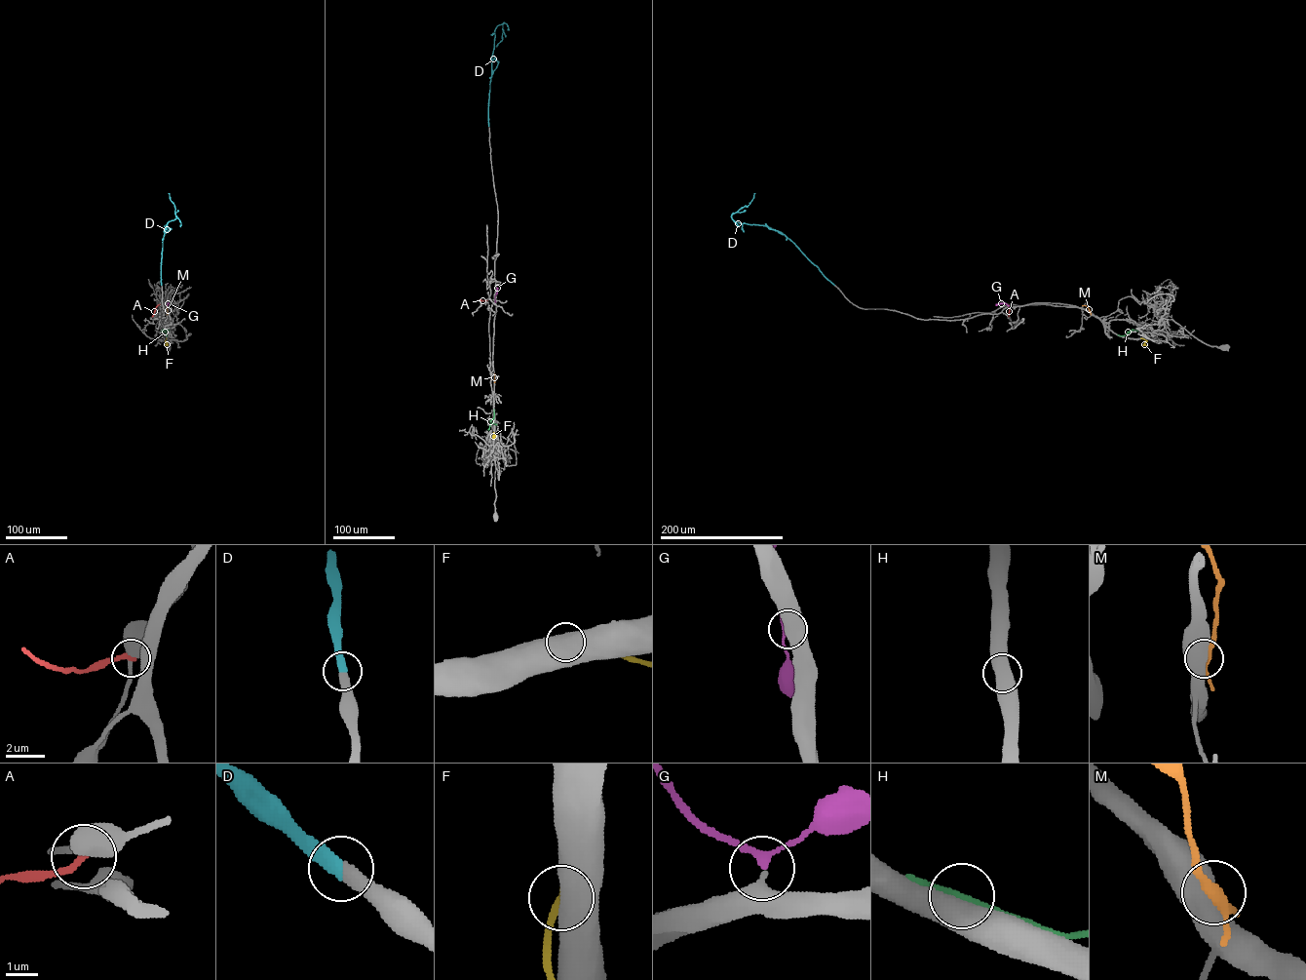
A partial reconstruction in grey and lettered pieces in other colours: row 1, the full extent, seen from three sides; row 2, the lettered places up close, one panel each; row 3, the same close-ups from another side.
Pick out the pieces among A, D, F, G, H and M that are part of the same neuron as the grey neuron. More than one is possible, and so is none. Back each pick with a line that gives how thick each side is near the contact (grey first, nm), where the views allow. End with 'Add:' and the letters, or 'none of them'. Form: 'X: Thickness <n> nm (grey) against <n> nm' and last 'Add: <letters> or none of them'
D: Thickness 440 nm (grey) against 440 nm
G: Thickness 480 nm (grey) against 180 nm
Add: D, G

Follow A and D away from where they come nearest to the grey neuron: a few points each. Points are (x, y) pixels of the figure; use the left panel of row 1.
A: (160, 304), (152, 317)
D: (161, 285), (164, 226), (176, 217), (169, 193)

